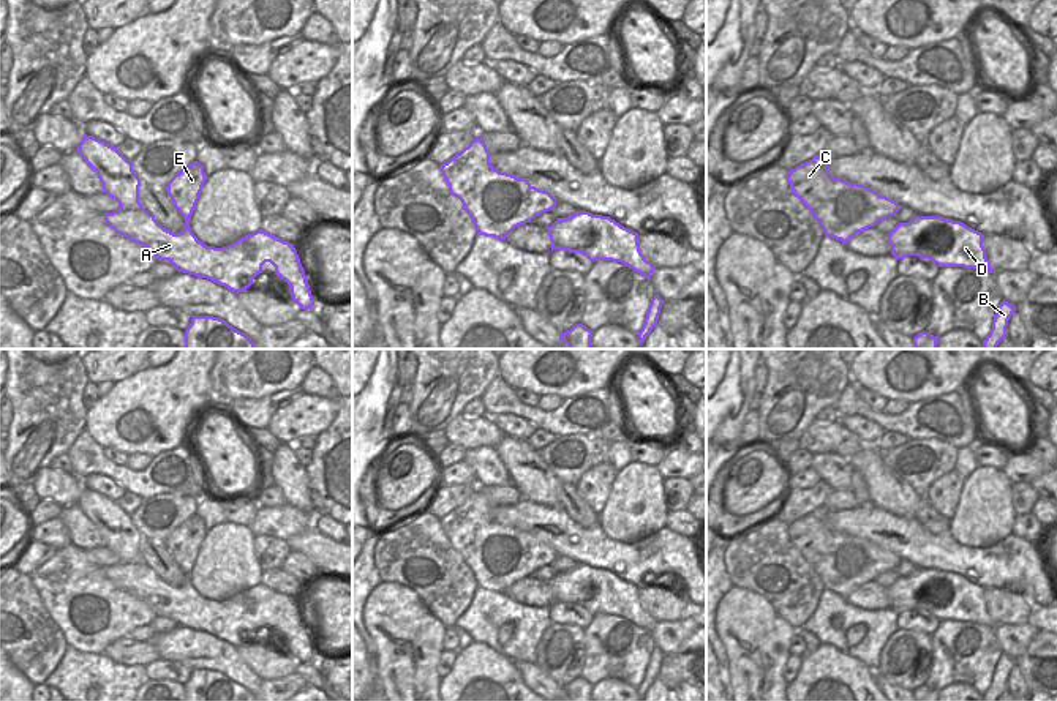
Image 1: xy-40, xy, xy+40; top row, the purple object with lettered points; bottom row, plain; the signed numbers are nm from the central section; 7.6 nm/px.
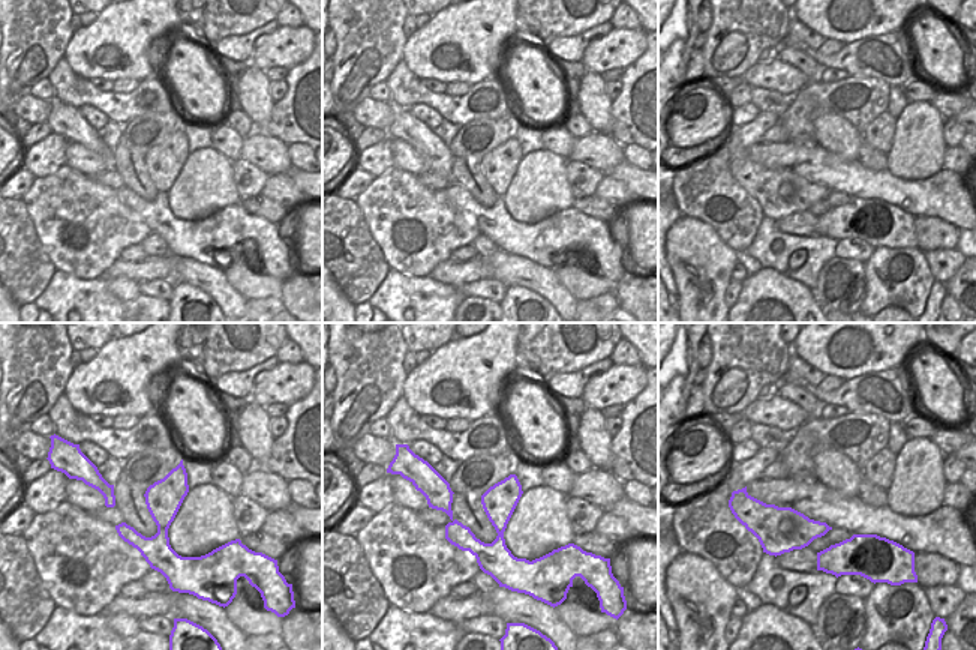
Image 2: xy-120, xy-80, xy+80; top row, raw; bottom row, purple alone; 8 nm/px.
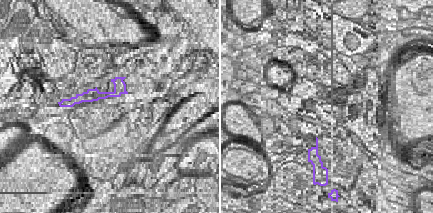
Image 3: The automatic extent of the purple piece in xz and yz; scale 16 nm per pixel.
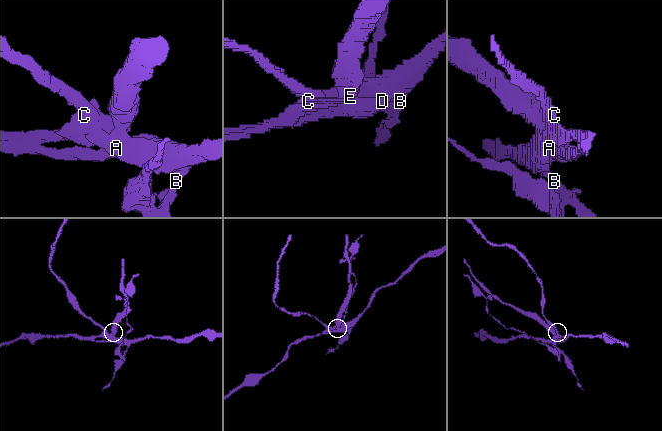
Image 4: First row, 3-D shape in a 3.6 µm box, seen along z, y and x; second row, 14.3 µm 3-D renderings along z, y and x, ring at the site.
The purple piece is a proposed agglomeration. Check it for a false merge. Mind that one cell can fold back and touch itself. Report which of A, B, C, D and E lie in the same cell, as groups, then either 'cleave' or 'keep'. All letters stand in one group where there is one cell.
groups A B D E / C; cleave

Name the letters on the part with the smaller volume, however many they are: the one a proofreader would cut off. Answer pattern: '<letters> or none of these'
C

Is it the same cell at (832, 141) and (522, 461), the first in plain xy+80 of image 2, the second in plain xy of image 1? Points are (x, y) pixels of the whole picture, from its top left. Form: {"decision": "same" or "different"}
{"decision": "same"}

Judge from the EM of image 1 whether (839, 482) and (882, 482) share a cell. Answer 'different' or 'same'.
different

